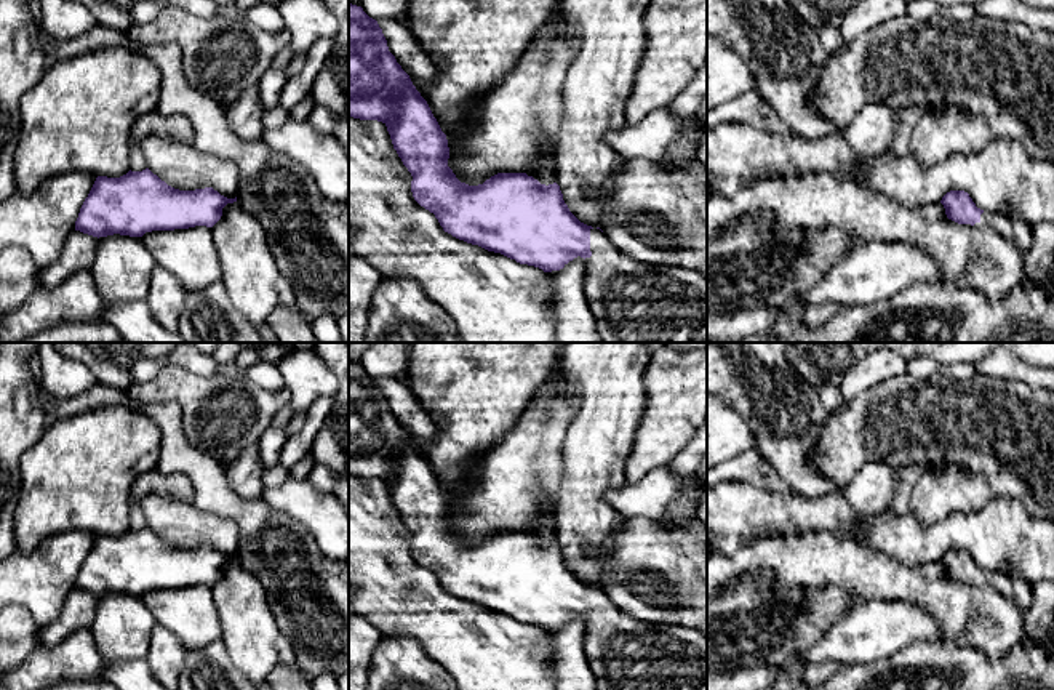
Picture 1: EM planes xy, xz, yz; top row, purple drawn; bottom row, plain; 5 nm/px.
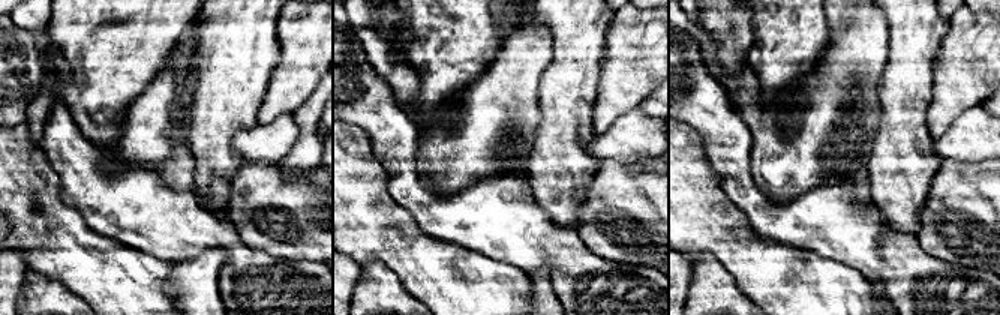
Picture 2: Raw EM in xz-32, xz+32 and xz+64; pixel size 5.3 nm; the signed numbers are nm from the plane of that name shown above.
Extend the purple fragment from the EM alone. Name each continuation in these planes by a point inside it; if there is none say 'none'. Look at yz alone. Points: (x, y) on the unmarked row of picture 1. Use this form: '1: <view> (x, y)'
1: yz (1019, 591)

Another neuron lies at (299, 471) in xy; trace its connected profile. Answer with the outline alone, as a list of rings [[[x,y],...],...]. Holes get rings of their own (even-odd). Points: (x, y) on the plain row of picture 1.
[[[312,453],[304,455],[296,464],[289,467],[289,475],[296,480],[309,479],[312,469],[317,466]]]

